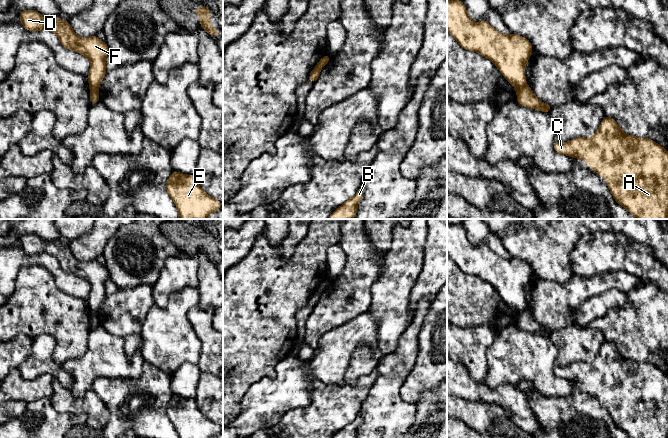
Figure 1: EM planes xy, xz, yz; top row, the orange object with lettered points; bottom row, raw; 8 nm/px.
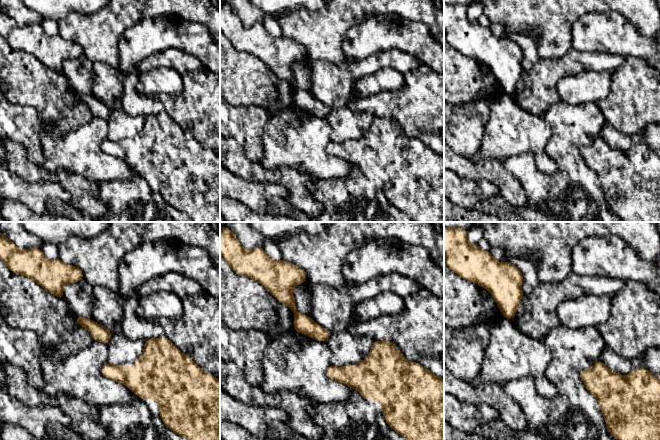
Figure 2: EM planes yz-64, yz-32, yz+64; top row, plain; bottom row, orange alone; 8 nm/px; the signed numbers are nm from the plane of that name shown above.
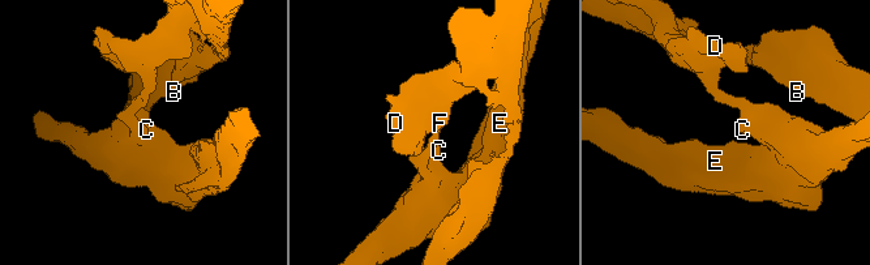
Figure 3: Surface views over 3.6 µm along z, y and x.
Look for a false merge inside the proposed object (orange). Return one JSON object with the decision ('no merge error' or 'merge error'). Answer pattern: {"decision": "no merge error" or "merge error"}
{"decision": "merge error"}

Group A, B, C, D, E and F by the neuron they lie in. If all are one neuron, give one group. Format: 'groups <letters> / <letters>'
groups A C E / B D F

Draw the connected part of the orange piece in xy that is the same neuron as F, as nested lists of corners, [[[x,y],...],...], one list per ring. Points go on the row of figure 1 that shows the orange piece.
[[[22,10],[19,17],[20,23],[28,31],[52,31],[58,36],[63,47],[85,55],[91,62],[89,86],[98,90],[107,72],[105,58],[109,54],[109,48],[106,42],[101,41],[97,35],[86,38],[77,36],[69,21],[63,21],[59,16],[44,17],[34,10]]]

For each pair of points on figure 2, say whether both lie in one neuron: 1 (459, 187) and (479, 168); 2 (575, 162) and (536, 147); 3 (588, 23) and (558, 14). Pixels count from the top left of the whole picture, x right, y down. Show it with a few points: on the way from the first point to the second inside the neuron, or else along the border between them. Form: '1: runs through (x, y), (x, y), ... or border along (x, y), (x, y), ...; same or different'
1: border along (454, 172), (462, 177), (487, 179), (490, 182); different
2: border along (552, 128), (547, 154), (556, 170), (547, 174); different
3: border along (598, 10), (583, 13), (573, 23), (571, 43); different

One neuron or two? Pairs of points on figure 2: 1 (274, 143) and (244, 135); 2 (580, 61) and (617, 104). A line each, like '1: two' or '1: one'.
1: two
2: two

